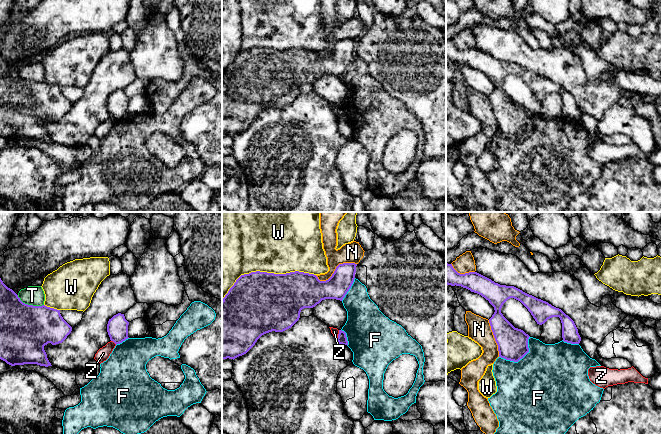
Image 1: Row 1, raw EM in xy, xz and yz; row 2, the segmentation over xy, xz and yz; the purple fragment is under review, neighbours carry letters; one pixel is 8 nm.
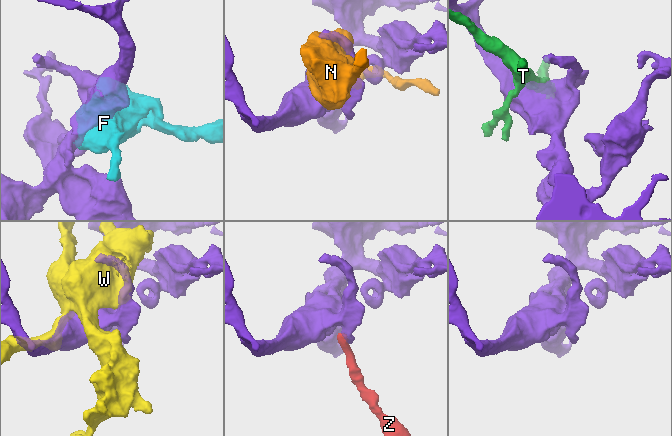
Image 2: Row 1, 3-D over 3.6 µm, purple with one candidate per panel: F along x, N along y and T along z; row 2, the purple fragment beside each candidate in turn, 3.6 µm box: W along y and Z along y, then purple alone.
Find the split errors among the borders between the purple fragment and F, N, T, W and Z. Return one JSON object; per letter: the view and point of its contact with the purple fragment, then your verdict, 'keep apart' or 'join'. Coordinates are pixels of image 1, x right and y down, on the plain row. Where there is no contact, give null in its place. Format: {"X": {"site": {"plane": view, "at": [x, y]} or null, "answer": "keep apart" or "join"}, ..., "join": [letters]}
{"F": {"site": {"plane": "yz", "at": [521, 134]}, "answer": "keep apart"}, "N": {"site": {"plane": "xz", "at": [335, 45]}, "answer": "keep apart"}, "T": {"site": {"plane": "xy", "at": [30, 81]}, "answer": "keep apart"}, "W": {"site": {"plane": "xz", "at": [265, 48]}, "answer": "keep apart"}, "Z": {"site": {"plane": "xz", "at": [338, 110]}, "answer": "keep apart"}, "join": []}

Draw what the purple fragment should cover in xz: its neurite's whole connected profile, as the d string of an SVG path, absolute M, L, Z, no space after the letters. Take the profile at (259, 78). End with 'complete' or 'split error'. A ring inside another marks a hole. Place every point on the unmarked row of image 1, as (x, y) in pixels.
M339 40L326 57L299 47L286 50L256 47L241 51L222 76L222 136L246 130L266 109L291 104L304 84L313 84L325 75L342 77L354 58L356 42Z | complete

